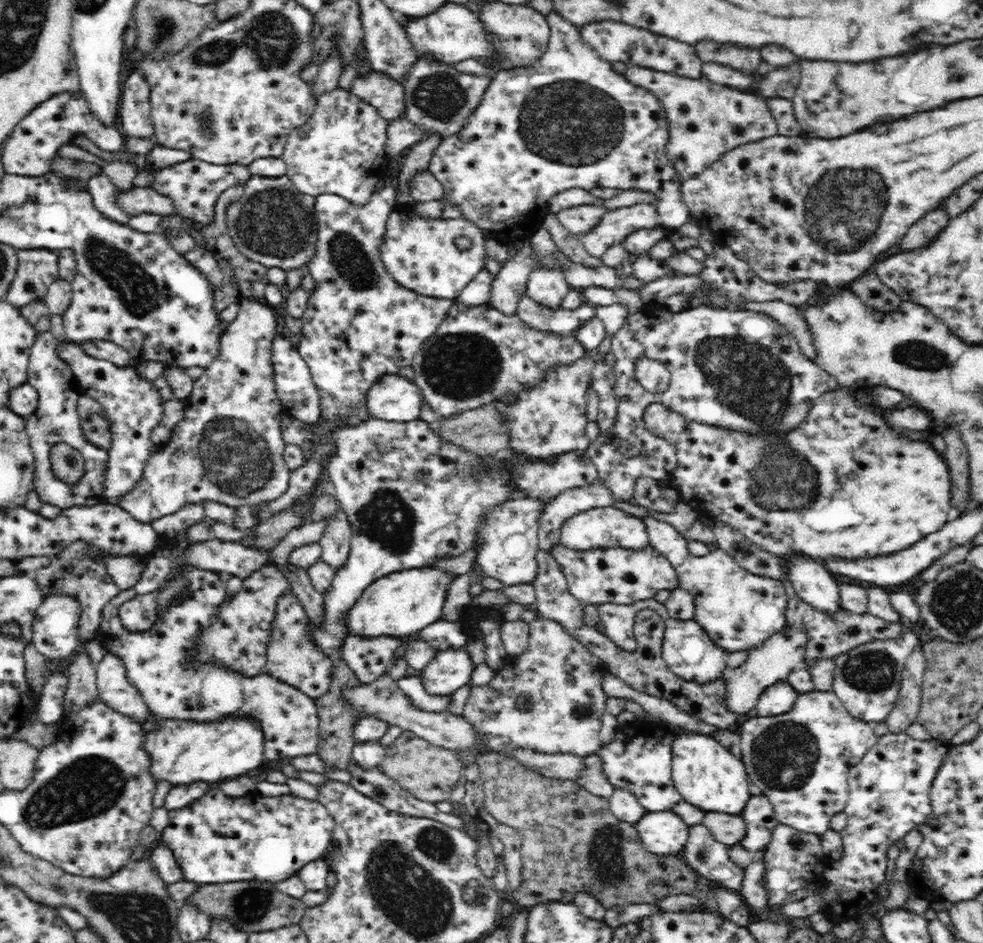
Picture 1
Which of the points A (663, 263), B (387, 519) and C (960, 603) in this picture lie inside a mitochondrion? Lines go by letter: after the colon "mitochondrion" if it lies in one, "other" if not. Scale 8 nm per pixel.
A: other
B: mitochondrion
C: mitochondrion

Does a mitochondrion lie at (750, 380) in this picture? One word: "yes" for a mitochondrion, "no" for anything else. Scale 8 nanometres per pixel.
yes

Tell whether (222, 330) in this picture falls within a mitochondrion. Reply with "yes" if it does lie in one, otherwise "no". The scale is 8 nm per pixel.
no

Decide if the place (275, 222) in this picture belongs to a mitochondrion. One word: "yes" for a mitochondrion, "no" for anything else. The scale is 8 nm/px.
yes

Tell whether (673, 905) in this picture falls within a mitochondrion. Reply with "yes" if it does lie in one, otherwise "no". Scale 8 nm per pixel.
no

